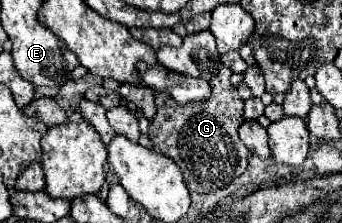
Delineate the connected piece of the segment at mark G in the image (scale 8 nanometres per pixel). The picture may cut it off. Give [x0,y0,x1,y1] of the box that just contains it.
[150,65,250,193]

